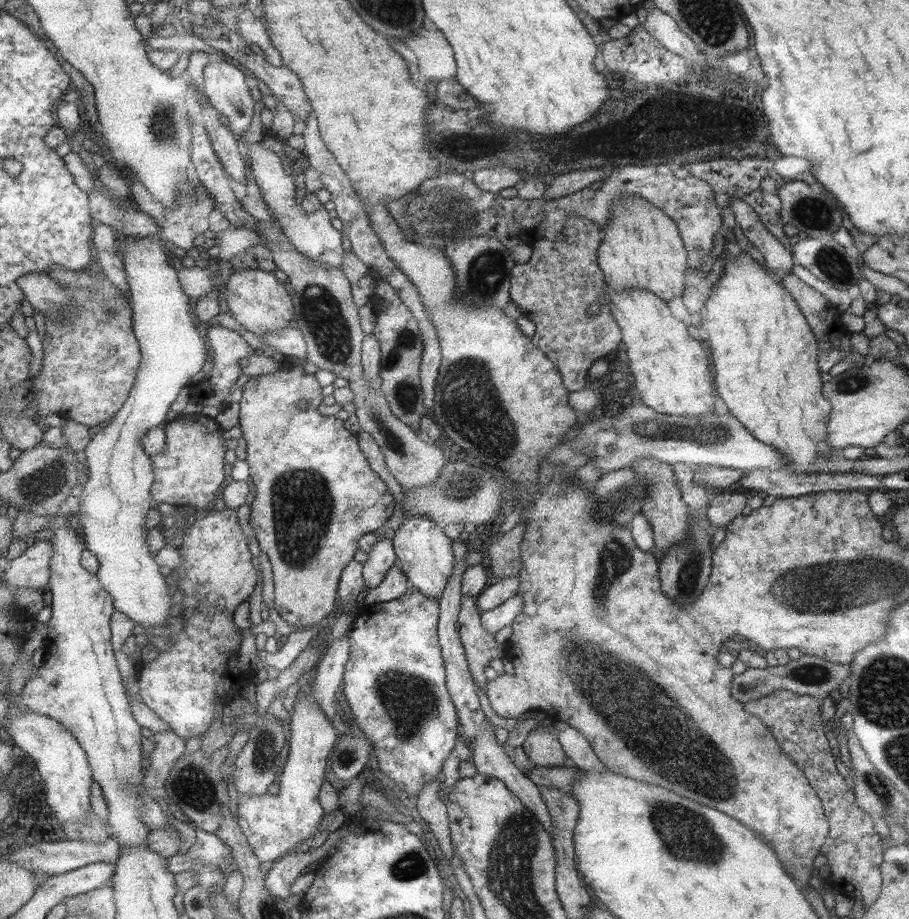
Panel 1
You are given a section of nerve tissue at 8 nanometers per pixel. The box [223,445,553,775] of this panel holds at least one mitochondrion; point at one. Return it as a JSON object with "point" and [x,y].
{"point":[306,495]}

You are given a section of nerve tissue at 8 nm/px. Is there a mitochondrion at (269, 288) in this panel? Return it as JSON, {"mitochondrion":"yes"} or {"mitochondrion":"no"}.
{"mitochondrion":"no"}

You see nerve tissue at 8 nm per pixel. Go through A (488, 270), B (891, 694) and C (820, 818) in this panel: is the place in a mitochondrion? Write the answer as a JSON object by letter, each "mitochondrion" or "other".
{"A":"mitochondrion","B":"mitochondrion","C":"other"}

